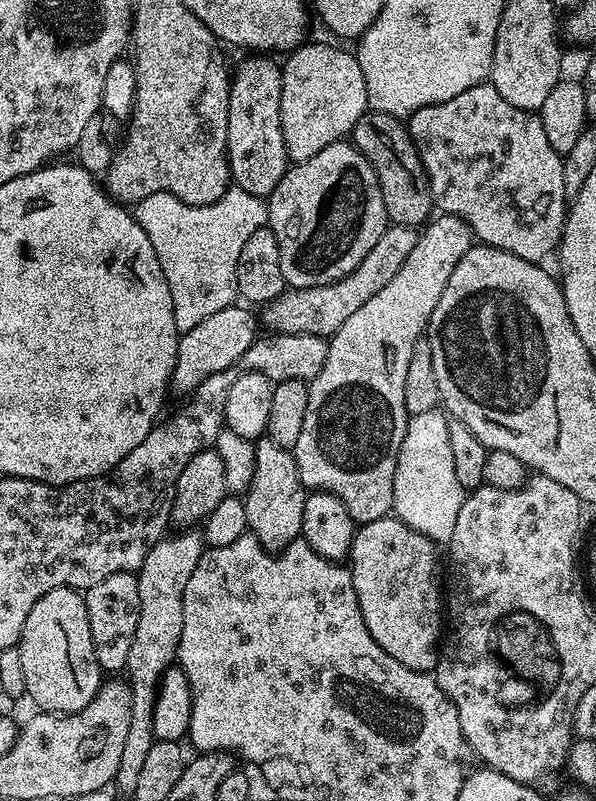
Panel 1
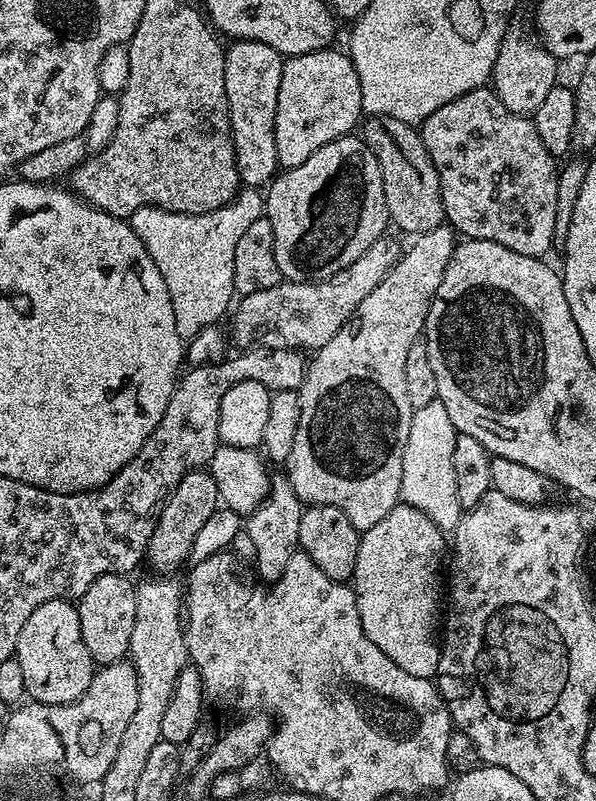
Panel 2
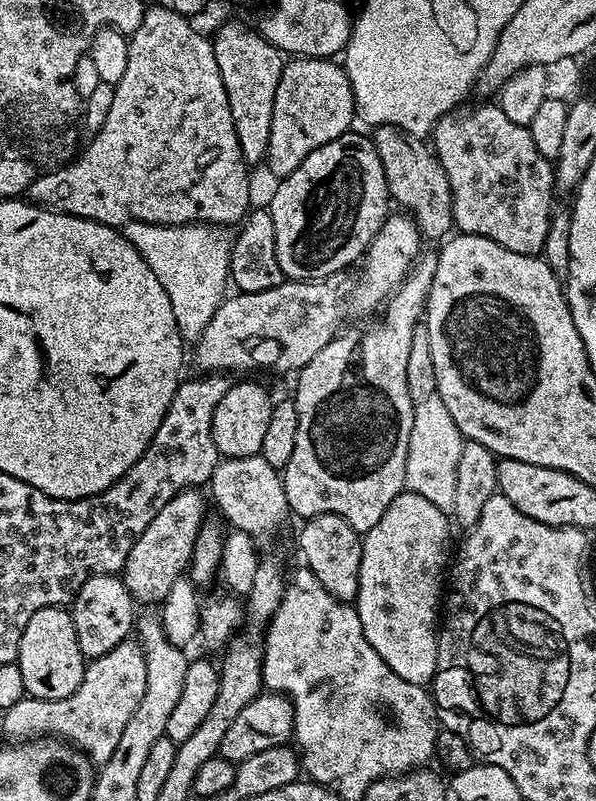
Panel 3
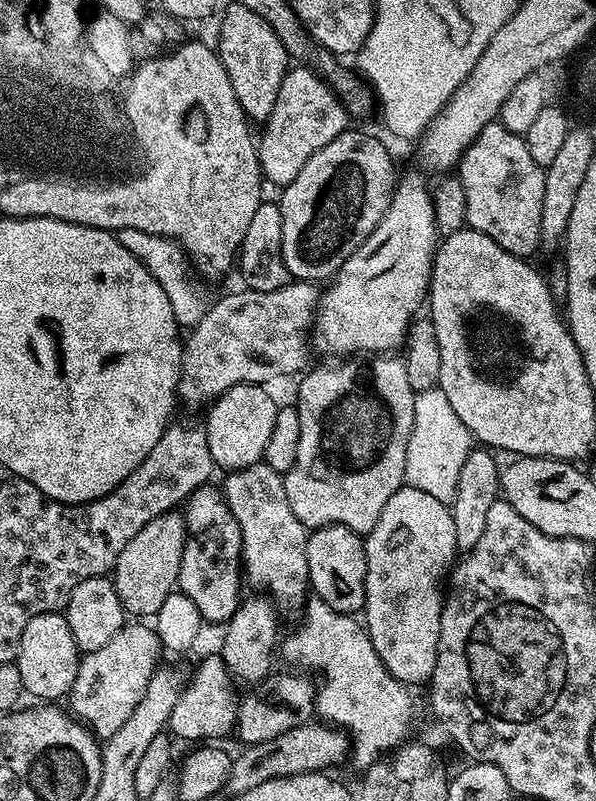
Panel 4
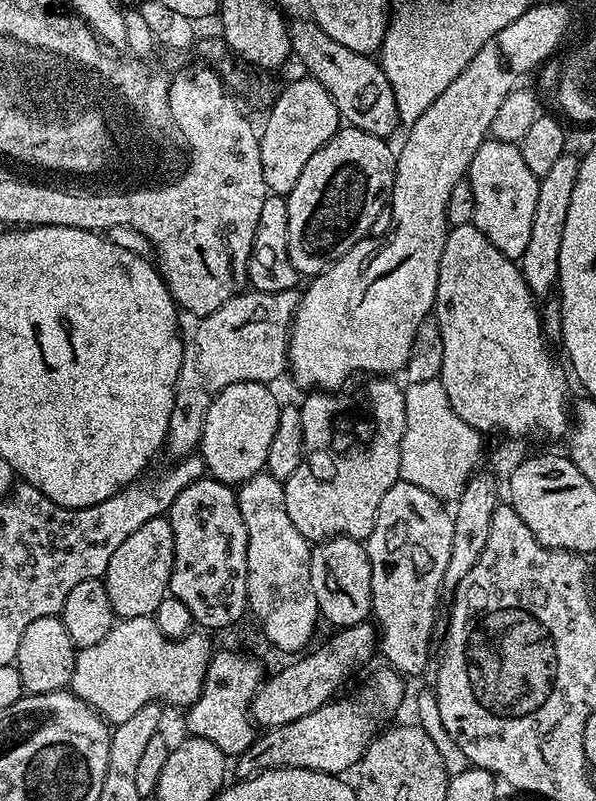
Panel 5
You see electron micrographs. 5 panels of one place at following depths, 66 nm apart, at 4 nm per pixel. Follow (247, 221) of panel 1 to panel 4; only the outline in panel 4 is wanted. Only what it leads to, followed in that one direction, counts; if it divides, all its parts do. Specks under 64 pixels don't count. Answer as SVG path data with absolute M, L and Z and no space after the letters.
M122 228L115 235L118 242L122 242L122 246L126 246L126 250L130 250L130 254L134 254L134 258L138 258L138 262L142 262L142 266L146 266L146 270L150 270L150 274L158 282L158 286L162 286L162 290L166 290L166 298L170 298L170 310L174 310L174 318L181 329L195 328L196 323L208 311L210 304L209 301L204 301L204 292L196 285L197 277L179 243L166 236L146 234L146 230L137 228Z

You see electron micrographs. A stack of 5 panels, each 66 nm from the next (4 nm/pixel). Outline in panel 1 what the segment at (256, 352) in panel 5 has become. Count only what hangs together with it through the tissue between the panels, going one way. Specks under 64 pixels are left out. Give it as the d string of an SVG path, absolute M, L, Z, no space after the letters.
M392 224L384 231L382 238L378 238L378 242L374 242L374 250L370 250L370 254L366 254L366 258L362 258L362 262L358 262L355 270L350 274L346 274L341 280L336 280L333 284L318 286L317 288L285 290L281 296L263 305L263 327L265 324L268 327L265 329L271 330L273 333L318 334L319 336L330 338L340 329L342 322L346 322L346 318L350 318L350 314L356 313L365 302L370 302L370 298L374 298L374 294L378 294L378 290L382 290L382 286L386 286L386 282L390 282L390 278L394 278L394 274L398 274L398 270L402 270L406 257L410 255L410 250L414 250L414 242L417 235L416 228L407 228L404 224Z

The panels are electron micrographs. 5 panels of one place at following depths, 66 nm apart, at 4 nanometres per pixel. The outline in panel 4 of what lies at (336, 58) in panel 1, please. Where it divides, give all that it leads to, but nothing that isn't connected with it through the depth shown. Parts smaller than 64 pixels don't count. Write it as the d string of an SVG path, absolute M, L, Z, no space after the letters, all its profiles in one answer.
M292 66L289 67L288 72L282 78L282 86L278 86L278 98L274 102L274 110L270 115L268 115L267 120L263 121L262 128L264 128L264 133L258 136L258 151L260 154L260 171L262 173L263 179L268 180L272 184L277 184L277 186L283 186L294 182L294 178L298 178L298 170L302 170L302 166L306 166L306 162L310 162L310 158L314 154L318 154L318 150L322 150L322 146L326 146L330 142L334 142L334 138L338 138L338 134L342 134L349 127L350 115L344 106L343 101L338 97L335 89L312 70L308 66Z

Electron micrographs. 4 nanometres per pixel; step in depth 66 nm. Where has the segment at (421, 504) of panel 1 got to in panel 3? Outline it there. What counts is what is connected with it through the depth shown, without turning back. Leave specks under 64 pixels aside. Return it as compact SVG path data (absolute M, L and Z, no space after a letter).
M434 395L419 401L414 410L414 426L410 430L410 450L406 458L407 491L422 494L444 512L451 513L454 506L454 474L458 474L458 454L462 454L465 439L460 435L450 410Z

